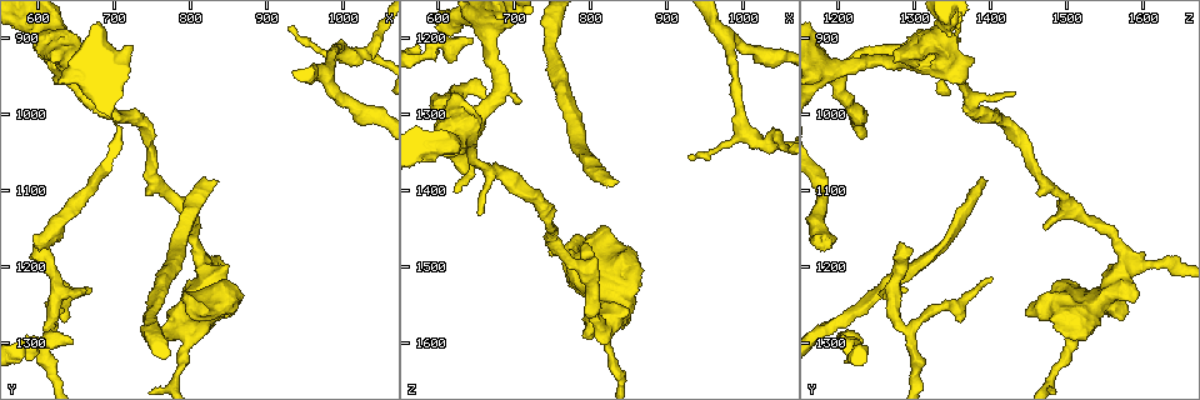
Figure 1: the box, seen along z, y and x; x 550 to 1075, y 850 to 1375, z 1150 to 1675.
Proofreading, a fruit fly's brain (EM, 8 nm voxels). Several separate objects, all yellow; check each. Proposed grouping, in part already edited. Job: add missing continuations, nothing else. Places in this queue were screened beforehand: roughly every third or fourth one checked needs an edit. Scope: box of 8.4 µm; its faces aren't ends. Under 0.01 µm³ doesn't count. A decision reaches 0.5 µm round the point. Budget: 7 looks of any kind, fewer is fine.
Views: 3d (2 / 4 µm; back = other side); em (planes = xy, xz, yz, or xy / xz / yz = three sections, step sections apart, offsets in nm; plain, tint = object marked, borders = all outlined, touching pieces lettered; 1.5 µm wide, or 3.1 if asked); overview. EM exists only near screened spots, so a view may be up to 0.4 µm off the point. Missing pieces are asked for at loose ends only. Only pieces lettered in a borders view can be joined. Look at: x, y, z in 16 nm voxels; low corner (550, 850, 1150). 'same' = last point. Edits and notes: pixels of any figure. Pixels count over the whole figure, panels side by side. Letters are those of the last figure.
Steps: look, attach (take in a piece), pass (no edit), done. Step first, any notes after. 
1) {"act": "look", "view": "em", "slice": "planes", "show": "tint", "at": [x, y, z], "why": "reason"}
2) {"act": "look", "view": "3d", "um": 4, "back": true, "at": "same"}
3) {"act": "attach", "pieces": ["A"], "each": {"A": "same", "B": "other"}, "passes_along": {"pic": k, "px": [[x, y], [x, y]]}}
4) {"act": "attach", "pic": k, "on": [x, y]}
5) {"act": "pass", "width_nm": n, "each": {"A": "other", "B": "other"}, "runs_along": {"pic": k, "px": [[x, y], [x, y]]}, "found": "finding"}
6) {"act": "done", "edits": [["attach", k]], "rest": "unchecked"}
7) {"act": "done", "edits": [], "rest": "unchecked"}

{"act": "look", "view": "em", "slice": "xz", "step": 4, "show": "borders", "at": [600, 1175, 1295], "why": "branch stops here"}

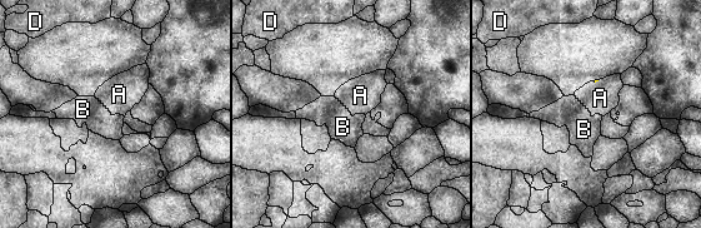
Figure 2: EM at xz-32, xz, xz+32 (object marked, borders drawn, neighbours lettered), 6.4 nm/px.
{"act": "look", "view": "em", "slice": "planes", "show": "borders", "at": "same"}

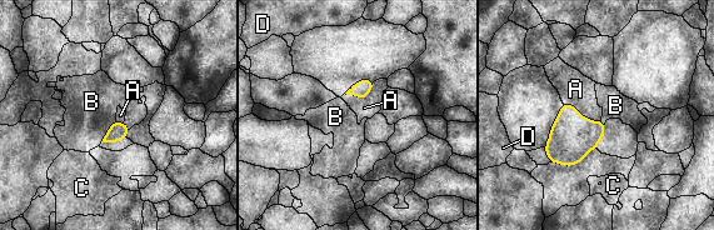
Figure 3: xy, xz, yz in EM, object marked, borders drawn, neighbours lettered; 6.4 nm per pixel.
{"act": "pass", "each": {"A": "other", "B": "other", "C": "other", "D": "other"}, "border": {"pic": 3, "px": [[563, 103], [600, 121]]}, "found": "none of them fits"}

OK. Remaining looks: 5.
{"act": "look", "view": "3d", "um": 4, "at": [625, 1215, 1405]}

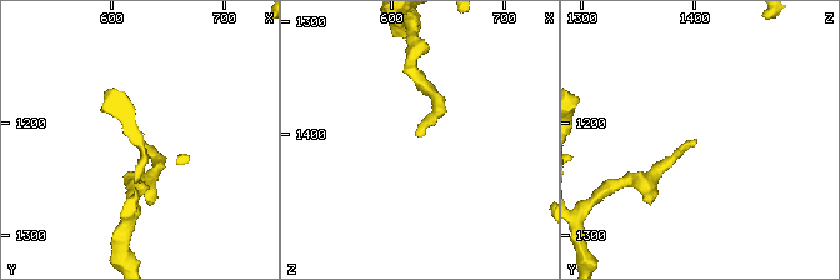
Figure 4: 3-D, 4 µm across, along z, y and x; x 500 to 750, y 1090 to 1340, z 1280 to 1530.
{"act": "look", "view": "em", "slice": "xy", "step": 8, "show": "borders", "at": [626, 1216, 1404], "why": "shape alone is not enough"}

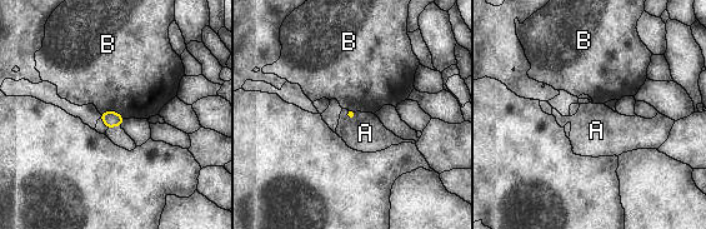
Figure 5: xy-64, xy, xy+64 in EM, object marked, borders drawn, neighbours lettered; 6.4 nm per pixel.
{"act": "look", "view": "em", "slice": "xz", "step": 8, "show": "borders", "at": "same"}

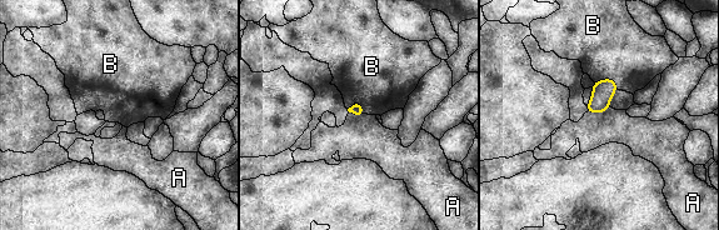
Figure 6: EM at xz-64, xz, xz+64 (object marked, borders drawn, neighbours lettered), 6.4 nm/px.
{"act": "pass", "longest_contact_nm": ["B", 170], "each": {"A": "other", "B": "other"}, "found": "none of them fits"}

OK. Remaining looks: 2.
{"act": "look", "view": "em", "slice": "planes", "show": "plain", "at": [840, 1090, 1390], "why": "long arm stops here"}

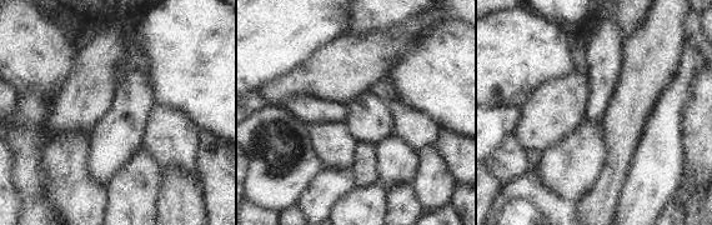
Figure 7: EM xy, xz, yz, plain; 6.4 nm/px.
{"act": "look", "view": "em", "slice": "planes", "show": "borders", "at": "same", "why": "see the neighbours"}

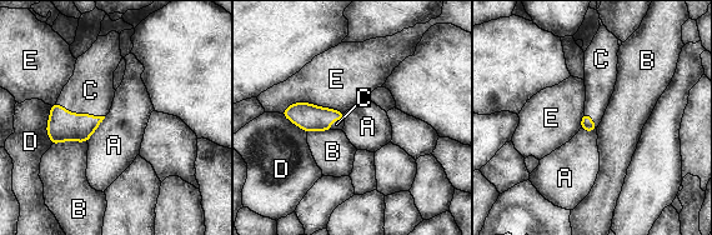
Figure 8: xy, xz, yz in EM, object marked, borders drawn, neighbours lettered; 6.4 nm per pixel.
{"act": "attach", "pieces": ["C"], "each": {"A": "other", "B": "other", "C": "same", "D": "other", "E": "other"}, "passes_along": {"pic": 8, "px": [[63, 125], [80, 114], [90, 90]]}, "found": "the neuron continues"}

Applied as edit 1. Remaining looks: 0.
{"act": "done", "edits": [["attach", 8]], "rest": "unchecked"}

